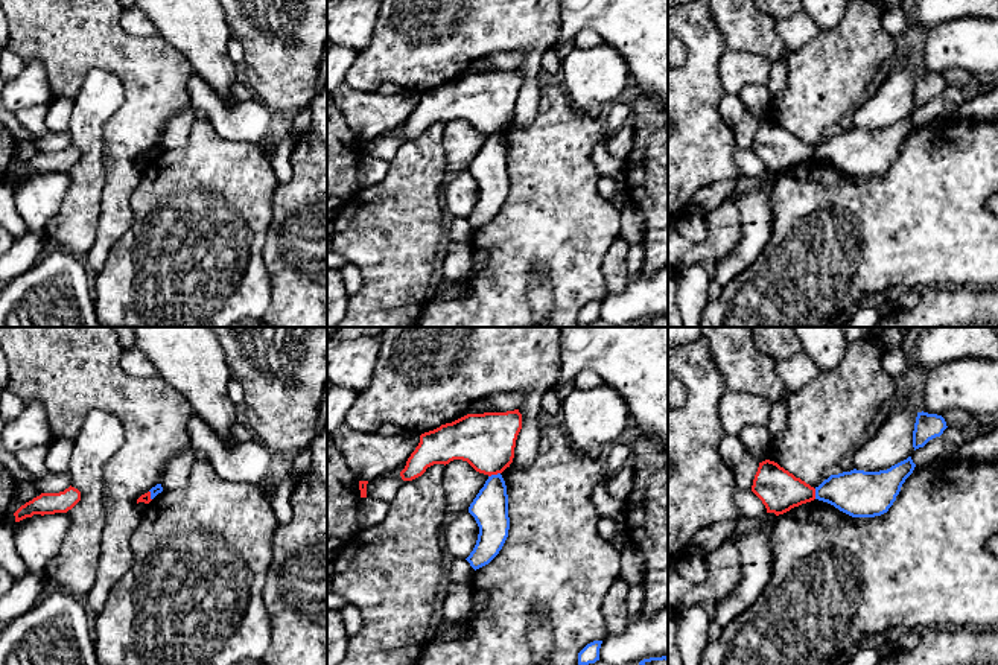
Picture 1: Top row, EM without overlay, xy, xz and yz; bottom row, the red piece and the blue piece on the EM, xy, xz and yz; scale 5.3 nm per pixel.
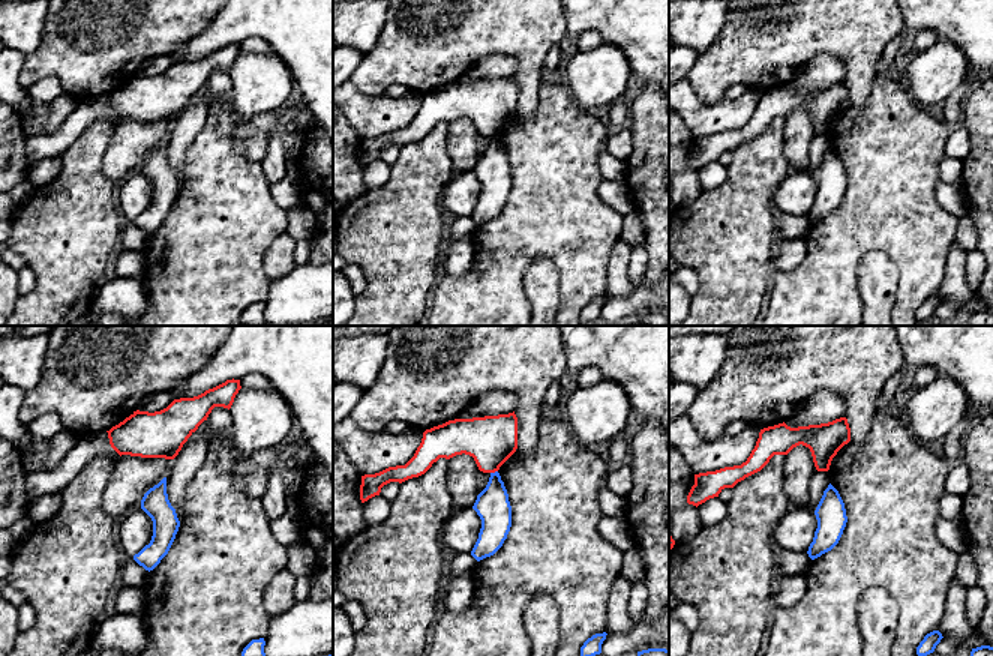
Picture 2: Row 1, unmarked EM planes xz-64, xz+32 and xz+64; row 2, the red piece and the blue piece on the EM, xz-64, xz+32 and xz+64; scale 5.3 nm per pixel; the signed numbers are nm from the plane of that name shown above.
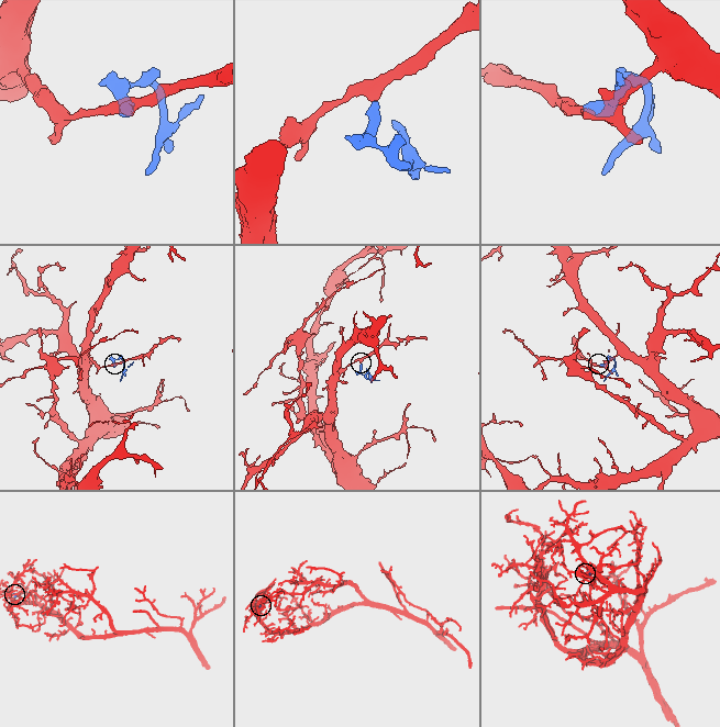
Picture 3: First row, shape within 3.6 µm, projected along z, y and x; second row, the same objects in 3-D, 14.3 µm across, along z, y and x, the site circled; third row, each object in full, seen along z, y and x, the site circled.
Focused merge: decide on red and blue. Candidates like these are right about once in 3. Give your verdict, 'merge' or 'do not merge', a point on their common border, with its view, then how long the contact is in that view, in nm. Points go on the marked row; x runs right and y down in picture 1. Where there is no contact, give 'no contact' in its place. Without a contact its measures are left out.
do not merge; contact xz (493, 474); length 70 nm

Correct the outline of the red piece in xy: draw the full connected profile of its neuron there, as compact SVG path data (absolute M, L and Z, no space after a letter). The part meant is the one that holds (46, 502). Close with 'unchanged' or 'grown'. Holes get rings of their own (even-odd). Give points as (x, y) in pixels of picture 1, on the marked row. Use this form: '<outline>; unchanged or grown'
M68 487L59 493L41 493L32 501L21 505L15 513L15 522L20 522L33 514L55 514L67 513L81 501L81 492L75 487Z; unchanged

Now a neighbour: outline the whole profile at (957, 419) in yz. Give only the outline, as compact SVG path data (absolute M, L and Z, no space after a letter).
M948 409L942 412L942 417L945 418L946 426L955 428L955 429L965 429L977 420L974 415L960 409Z

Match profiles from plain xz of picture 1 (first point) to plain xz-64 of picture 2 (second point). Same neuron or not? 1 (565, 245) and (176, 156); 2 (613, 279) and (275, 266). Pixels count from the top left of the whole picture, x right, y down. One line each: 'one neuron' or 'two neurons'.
1: two neurons
2: one neuron

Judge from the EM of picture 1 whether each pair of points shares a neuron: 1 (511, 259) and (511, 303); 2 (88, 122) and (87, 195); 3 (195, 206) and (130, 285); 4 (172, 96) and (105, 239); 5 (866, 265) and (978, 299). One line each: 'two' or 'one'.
1: one
2: one
3: one
4: one
5: two

